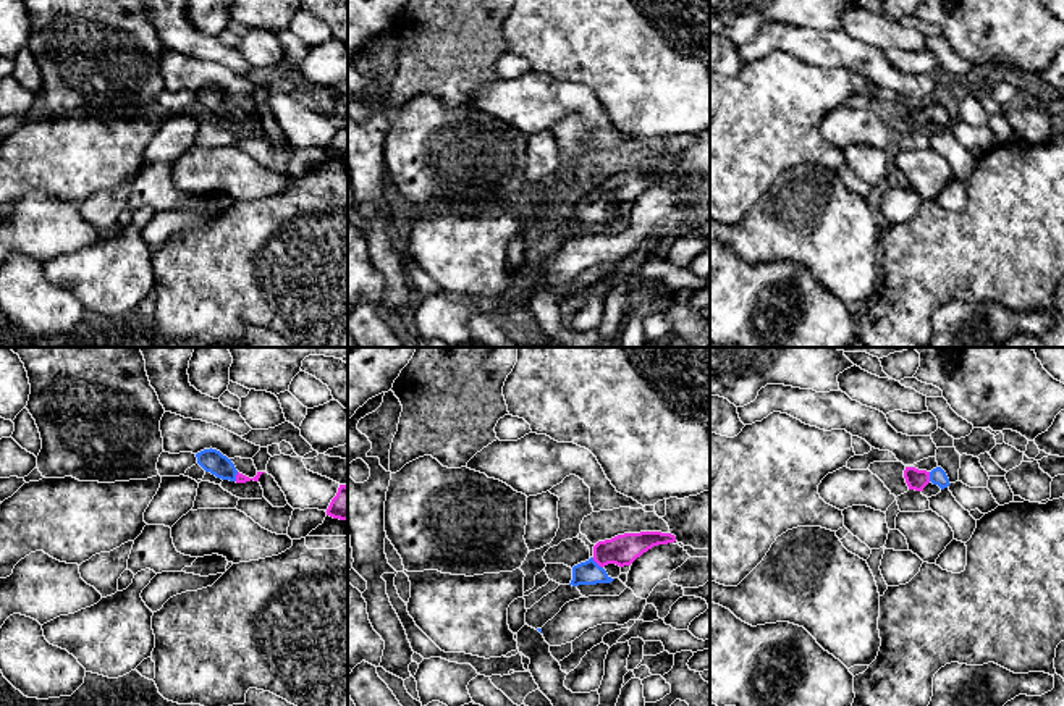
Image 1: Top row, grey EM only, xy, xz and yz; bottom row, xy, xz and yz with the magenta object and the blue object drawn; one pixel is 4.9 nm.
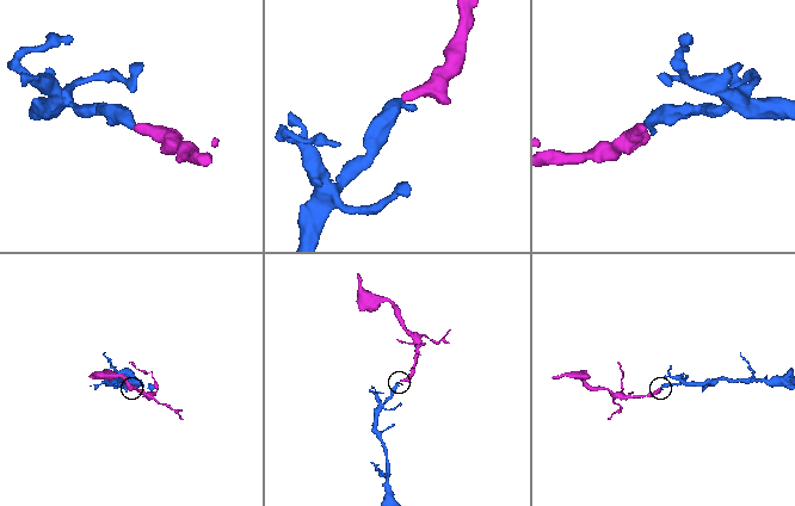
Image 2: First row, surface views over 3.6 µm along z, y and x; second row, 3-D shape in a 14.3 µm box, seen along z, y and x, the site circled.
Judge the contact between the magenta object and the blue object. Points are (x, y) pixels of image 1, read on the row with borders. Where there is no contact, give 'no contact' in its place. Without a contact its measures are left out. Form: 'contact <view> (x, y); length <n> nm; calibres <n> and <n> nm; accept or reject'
contact xz (597, 563); length 80 nm; calibres 160 and 120 nm; accept

